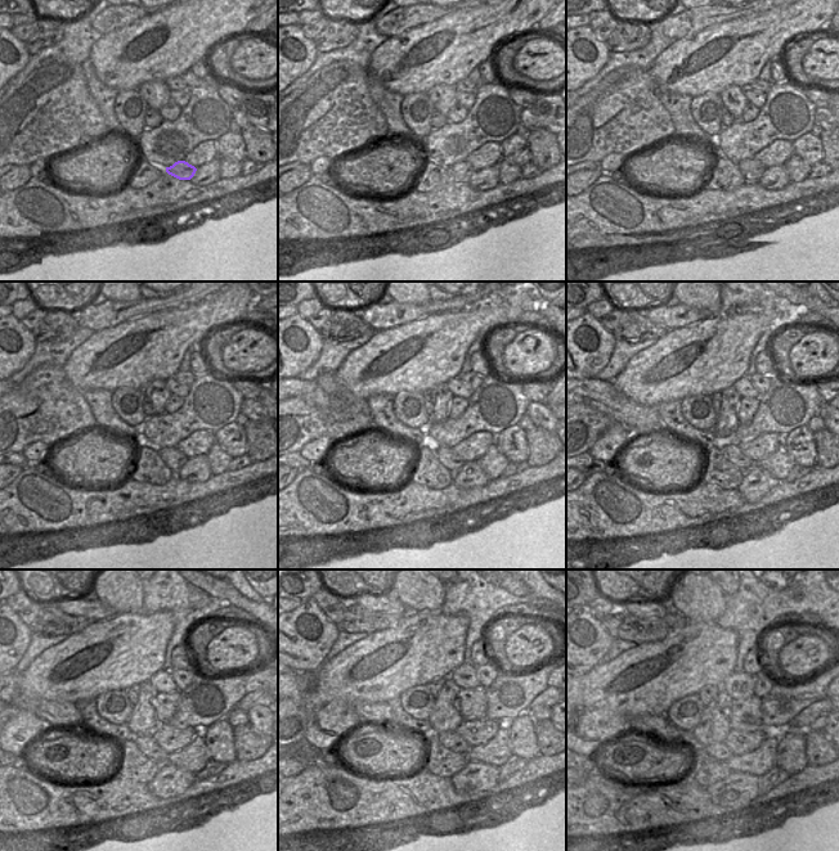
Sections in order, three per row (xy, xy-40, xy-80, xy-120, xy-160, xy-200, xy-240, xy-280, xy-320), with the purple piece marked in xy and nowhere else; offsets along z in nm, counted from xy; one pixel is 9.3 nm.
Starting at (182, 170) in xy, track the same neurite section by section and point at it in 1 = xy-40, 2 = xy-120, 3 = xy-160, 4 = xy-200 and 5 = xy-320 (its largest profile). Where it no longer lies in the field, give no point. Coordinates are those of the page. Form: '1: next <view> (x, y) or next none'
1: next xy-40 (462, 171)
2: next xy-120 (173, 458)
3: next xy-160 (447, 455)
4: next xy-200 (732, 453)
5: next xy-320 (721, 751)

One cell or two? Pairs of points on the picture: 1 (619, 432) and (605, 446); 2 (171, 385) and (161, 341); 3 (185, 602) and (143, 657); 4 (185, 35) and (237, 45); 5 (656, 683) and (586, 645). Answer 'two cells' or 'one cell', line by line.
1: one cell
2: two cells
3: two cells
4: two cells
5: two cells

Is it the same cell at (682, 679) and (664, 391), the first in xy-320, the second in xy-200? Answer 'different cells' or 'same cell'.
same cell

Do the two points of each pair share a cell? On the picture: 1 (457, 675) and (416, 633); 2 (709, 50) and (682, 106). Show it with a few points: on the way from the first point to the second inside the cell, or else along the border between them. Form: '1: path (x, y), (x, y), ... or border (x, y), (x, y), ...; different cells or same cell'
1: border (467, 671), (453, 667), (442, 676); different cells
2: border (658, 90), (687, 94), (691, 98); different cells

